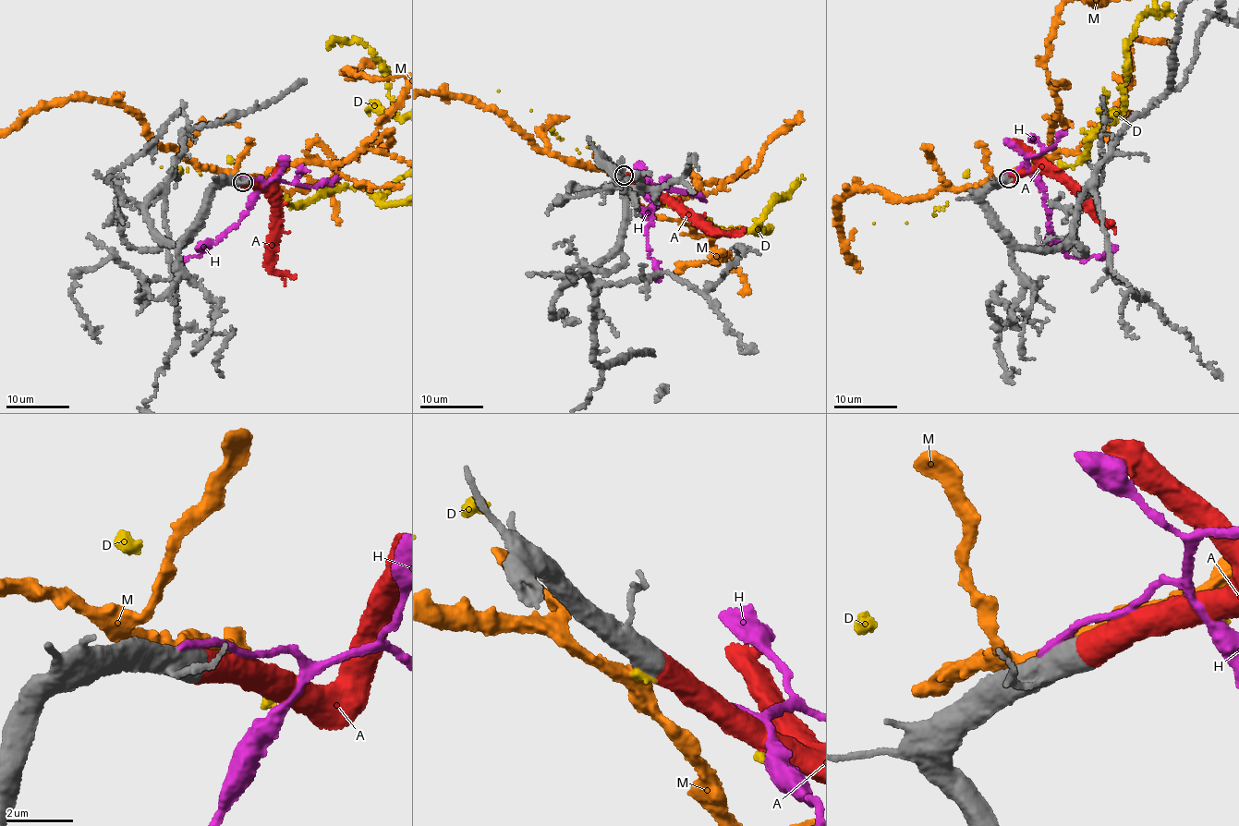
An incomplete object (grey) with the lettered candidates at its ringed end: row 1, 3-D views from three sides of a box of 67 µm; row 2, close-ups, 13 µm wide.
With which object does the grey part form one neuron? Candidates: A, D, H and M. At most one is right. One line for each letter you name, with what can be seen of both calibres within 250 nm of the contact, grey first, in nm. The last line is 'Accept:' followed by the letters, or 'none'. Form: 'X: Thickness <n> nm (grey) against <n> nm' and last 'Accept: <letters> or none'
A: Thickness 650 nm (grey) against 650 nm
Accept: A

